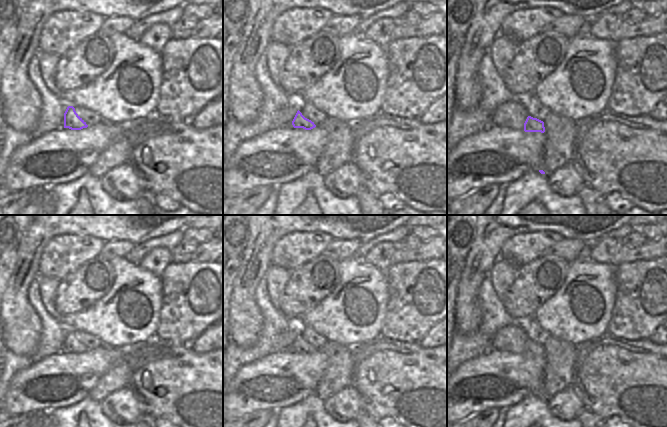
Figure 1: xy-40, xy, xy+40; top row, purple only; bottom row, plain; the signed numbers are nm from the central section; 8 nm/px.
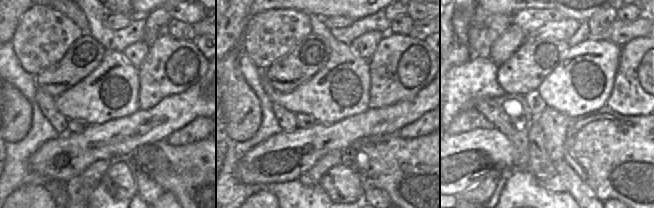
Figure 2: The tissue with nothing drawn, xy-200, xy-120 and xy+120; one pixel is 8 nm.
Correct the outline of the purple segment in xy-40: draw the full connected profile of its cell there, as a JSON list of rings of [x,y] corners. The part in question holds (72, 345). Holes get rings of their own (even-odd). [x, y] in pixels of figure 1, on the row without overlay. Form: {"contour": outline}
{"contour": [[[68,330],[64,337],[64,352],[81,354],[87,352],[86,346],[76,337],[73,330]]]}

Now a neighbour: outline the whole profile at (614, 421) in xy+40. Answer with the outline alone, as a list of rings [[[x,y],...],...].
[[[613,416],[611,418],[607,418],[604,420],[605,427],[632,427],[629,424],[623,422],[617,416]]]

